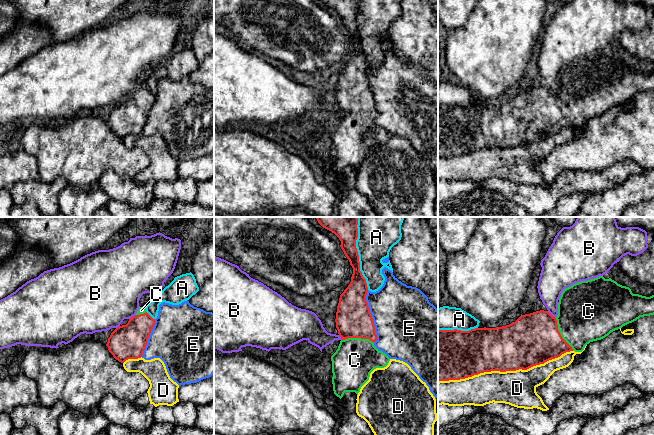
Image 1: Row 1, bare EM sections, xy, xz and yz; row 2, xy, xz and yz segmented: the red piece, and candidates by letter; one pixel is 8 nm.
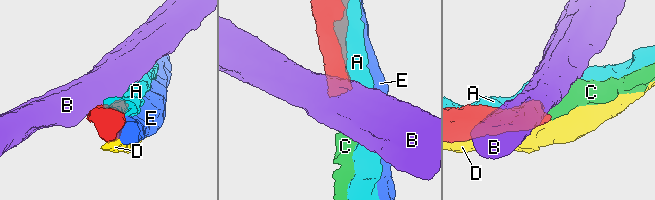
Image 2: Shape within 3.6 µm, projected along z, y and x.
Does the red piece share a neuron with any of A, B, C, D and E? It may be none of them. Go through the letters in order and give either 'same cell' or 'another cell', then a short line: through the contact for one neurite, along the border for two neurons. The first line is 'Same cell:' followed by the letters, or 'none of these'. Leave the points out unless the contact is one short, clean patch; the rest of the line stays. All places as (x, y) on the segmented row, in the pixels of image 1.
Same cell: C
A: another cell
B: another cell; line yz (547, 311), (555, 318)
C: same cell; line xz (353, 319), (357, 330), (357, 337), (356, 357), (354, 360)
D: another cell
E: another cell

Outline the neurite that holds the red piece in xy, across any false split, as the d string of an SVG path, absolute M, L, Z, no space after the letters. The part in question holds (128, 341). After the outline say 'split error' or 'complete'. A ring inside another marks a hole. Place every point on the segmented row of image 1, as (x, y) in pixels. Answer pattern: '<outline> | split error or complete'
M139 307L126 325L117 327L108 338L106 346L113 357L121 363L141 358L155 325L145 307Z | split error

